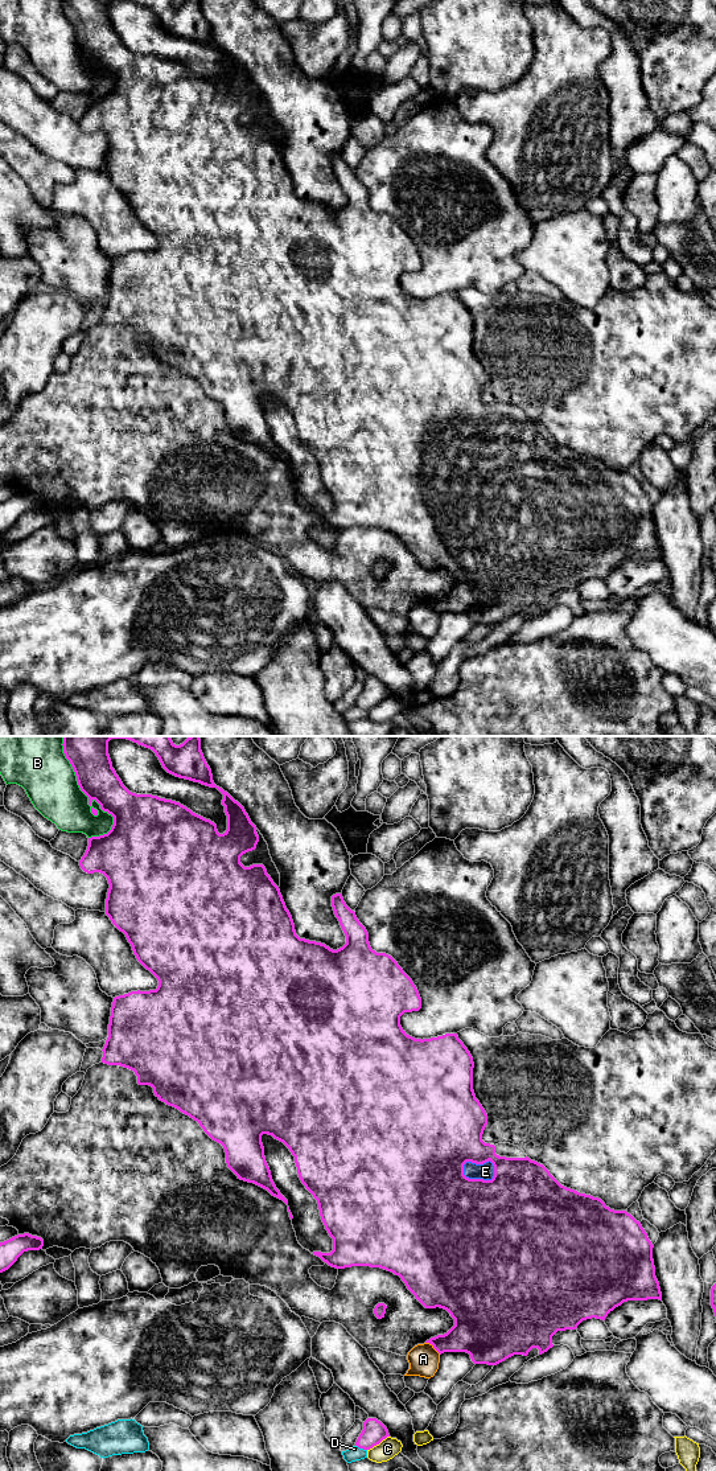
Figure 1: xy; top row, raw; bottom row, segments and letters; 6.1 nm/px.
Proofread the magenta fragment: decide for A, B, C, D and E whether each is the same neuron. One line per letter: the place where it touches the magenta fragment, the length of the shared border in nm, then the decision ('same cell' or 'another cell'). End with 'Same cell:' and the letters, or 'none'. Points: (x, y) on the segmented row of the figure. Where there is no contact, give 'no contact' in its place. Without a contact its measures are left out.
A: xy (433, 1347) | 120 nm | another cell
B: xy (81, 789) | 650 nm | another cell
C: xy (378, 1443) | 160 nm | another cell
D: xy (361, 1447) | 80 nm | another cell
E: xy (474, 1179) | 220 nm | same cell
Same cell: E

